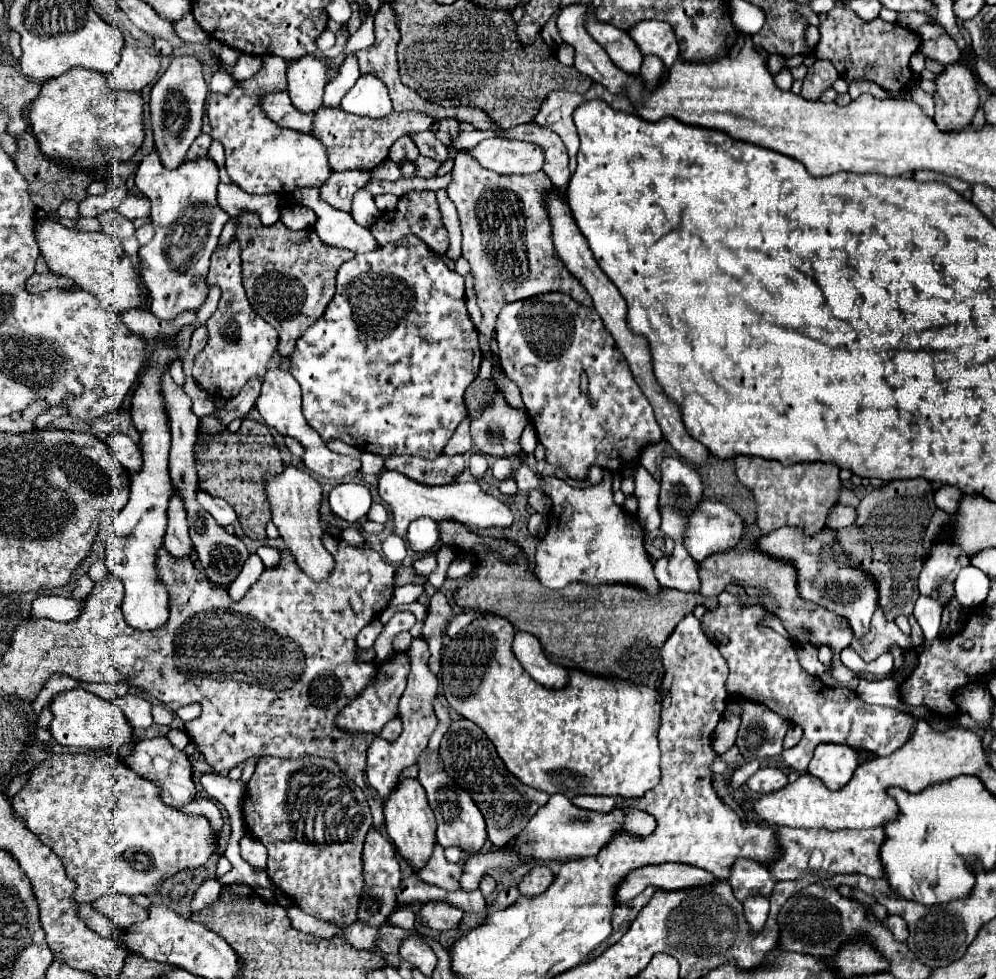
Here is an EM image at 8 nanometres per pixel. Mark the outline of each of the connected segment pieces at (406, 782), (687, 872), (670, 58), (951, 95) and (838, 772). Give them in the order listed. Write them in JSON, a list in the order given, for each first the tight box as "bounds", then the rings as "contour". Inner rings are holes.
[{"bounds":[385,779,435,871],"contour":[[[403,779],[385,801],[385,829],[391,837],[391,843],[395,845],[399,855],[409,863],[409,867],[413,871],[423,869],[435,847],[435,815],[417,779]]]},{"bounds":[615,863,719,905],"contour":[[[663,863],[663,865],[647,865],[641,869],[631,871],[631,875],[623,877],[623,883],[615,889],[615,903],[623,905],[639,895],[647,887],[657,887],[661,891],[679,891],[679,889],[693,889],[713,885],[719,879],[711,873],[681,863]]]},{"bounds":[629,21,679,67],"contour":[[[641,21],[629,31],[629,35],[639,45],[643,55],[651,53],[661,57],[665,67],[671,67],[679,57],[679,47],[673,27],[665,21]]]},{"bounds":[933,63,979,133],"contour":[[[961,63],[947,65],[935,83],[937,93],[933,97],[937,127],[943,133],[967,129],[979,107],[979,95],[975,91],[977,81],[973,73]]]},{"bounds":[809,743,859,791],"contour":[[[821,743],[809,763],[809,775],[823,781],[831,791],[837,791],[849,783],[859,765],[857,753],[847,745]]]}]

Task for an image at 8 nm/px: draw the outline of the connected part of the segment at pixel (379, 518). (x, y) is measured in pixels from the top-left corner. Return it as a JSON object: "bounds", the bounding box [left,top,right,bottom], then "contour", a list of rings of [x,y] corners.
{"bounds":[367,503,387,523],"contour":[[[373,503],[371,509],[369,509],[369,513],[367,513],[367,519],[375,521],[375,523],[385,523],[387,521],[387,511],[383,509],[383,505]]]}

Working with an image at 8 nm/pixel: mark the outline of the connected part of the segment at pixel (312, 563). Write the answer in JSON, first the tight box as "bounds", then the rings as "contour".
{"bounds":[267,467,333,581],"contour":[[[285,467],[285,471],[279,477],[271,477],[267,483],[267,497],[271,503],[273,523],[277,525],[281,537],[285,539],[287,547],[295,555],[299,567],[307,571],[309,577],[323,581],[331,575],[333,569],[333,557],[325,551],[321,543],[321,521],[319,521],[319,505],[321,505],[321,485],[305,471],[297,467]]]}

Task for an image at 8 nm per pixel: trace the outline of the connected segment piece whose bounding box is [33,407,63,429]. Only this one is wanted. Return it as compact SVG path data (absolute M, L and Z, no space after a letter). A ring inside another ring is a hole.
M51 407L51 409L47 409L47 411L43 411L41 415L37 415L35 417L35 421L33 421L33 425L37 427L37 429L45 429L45 427L49 427L57 417L61 417L63 415L63 411L59 409L59 407Z

